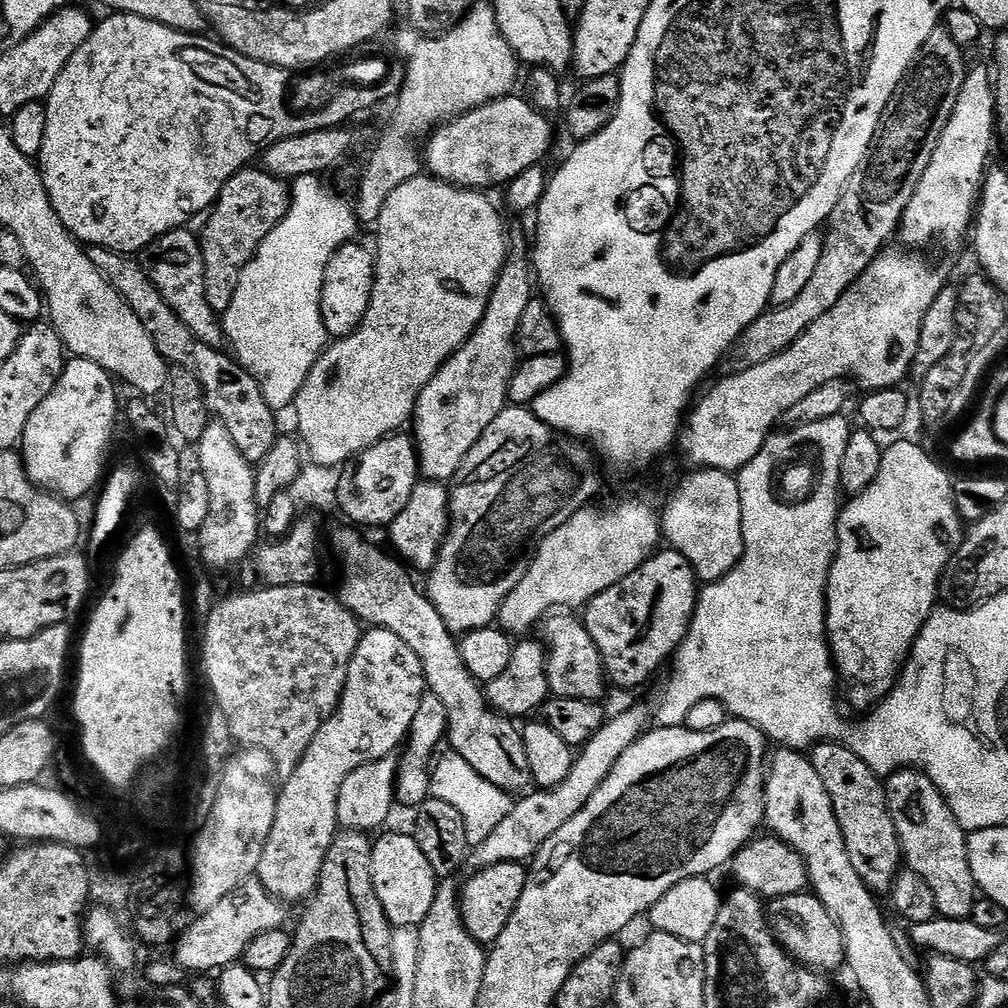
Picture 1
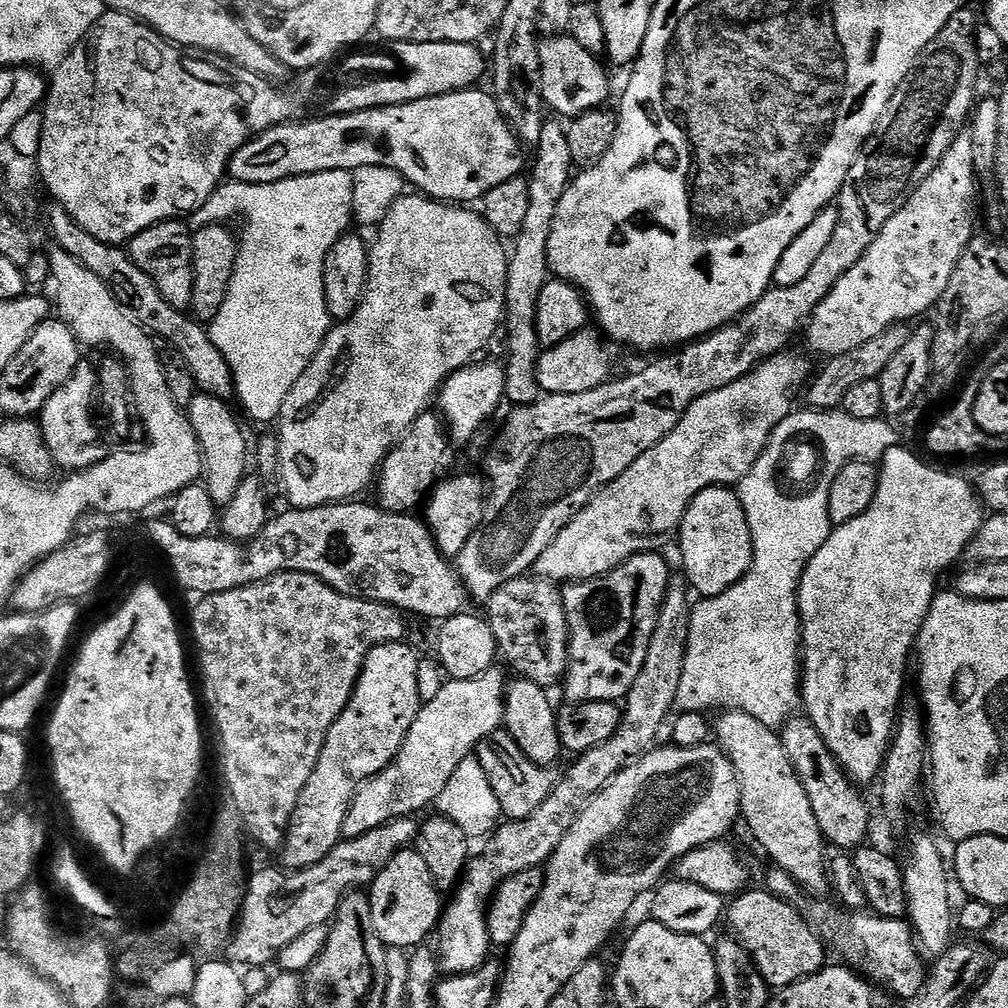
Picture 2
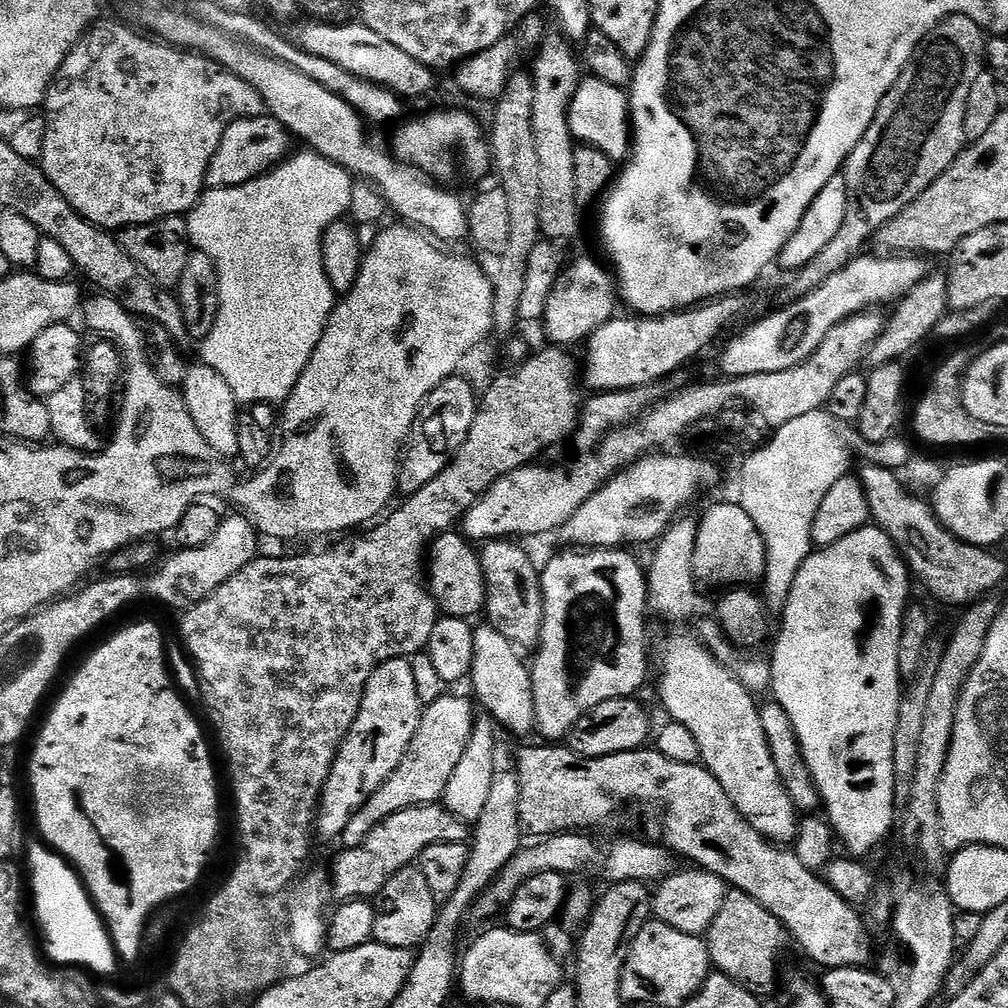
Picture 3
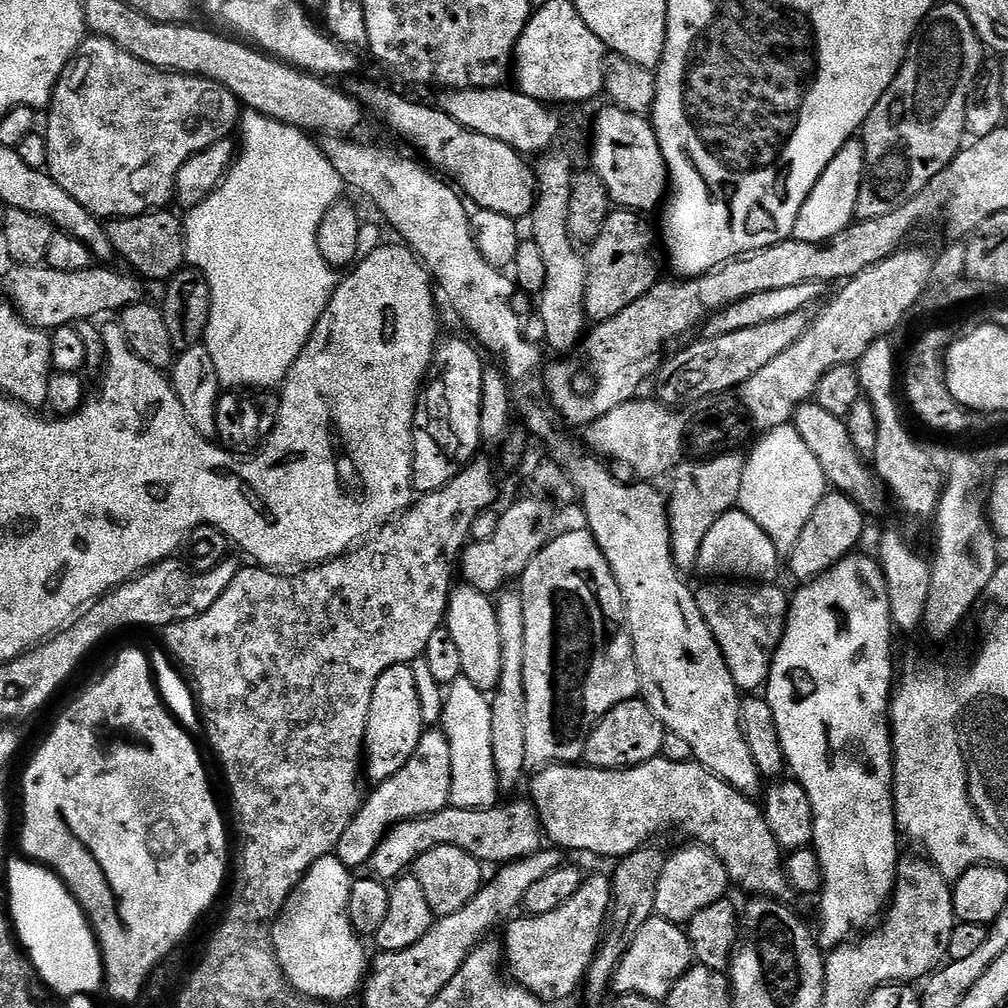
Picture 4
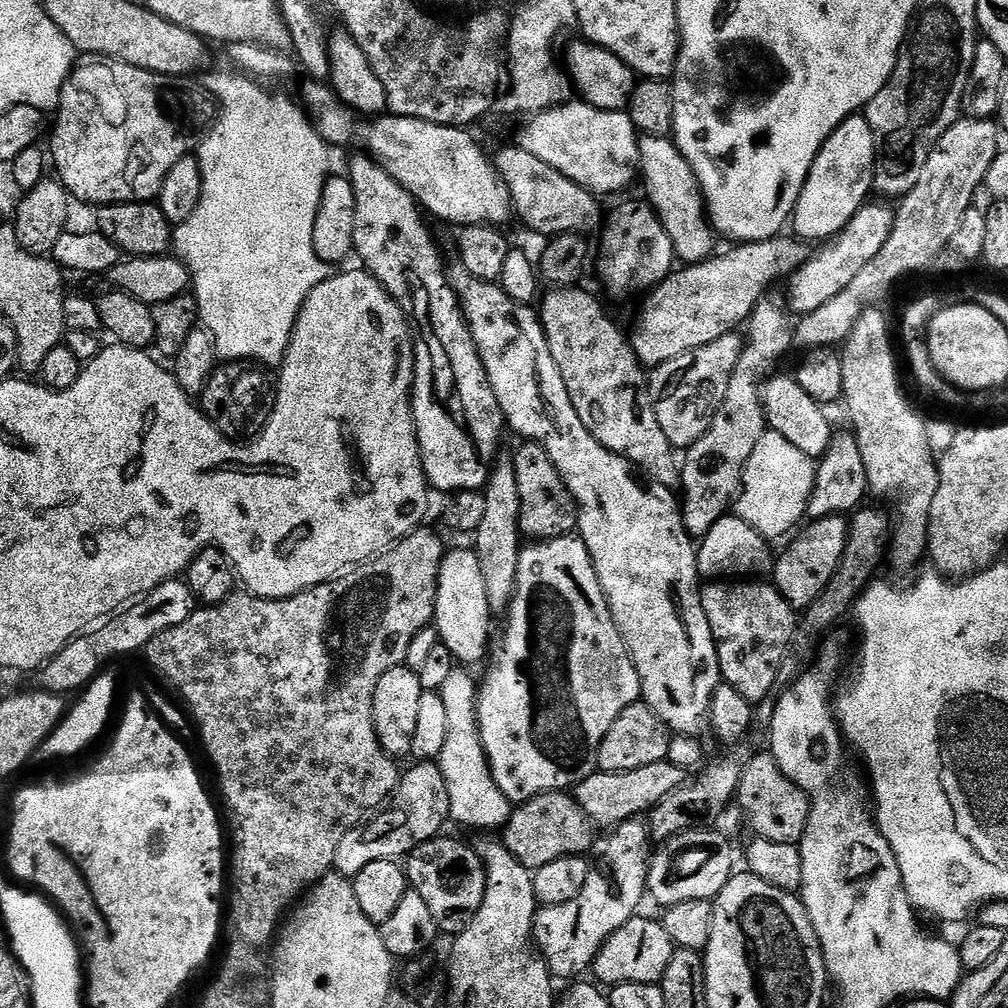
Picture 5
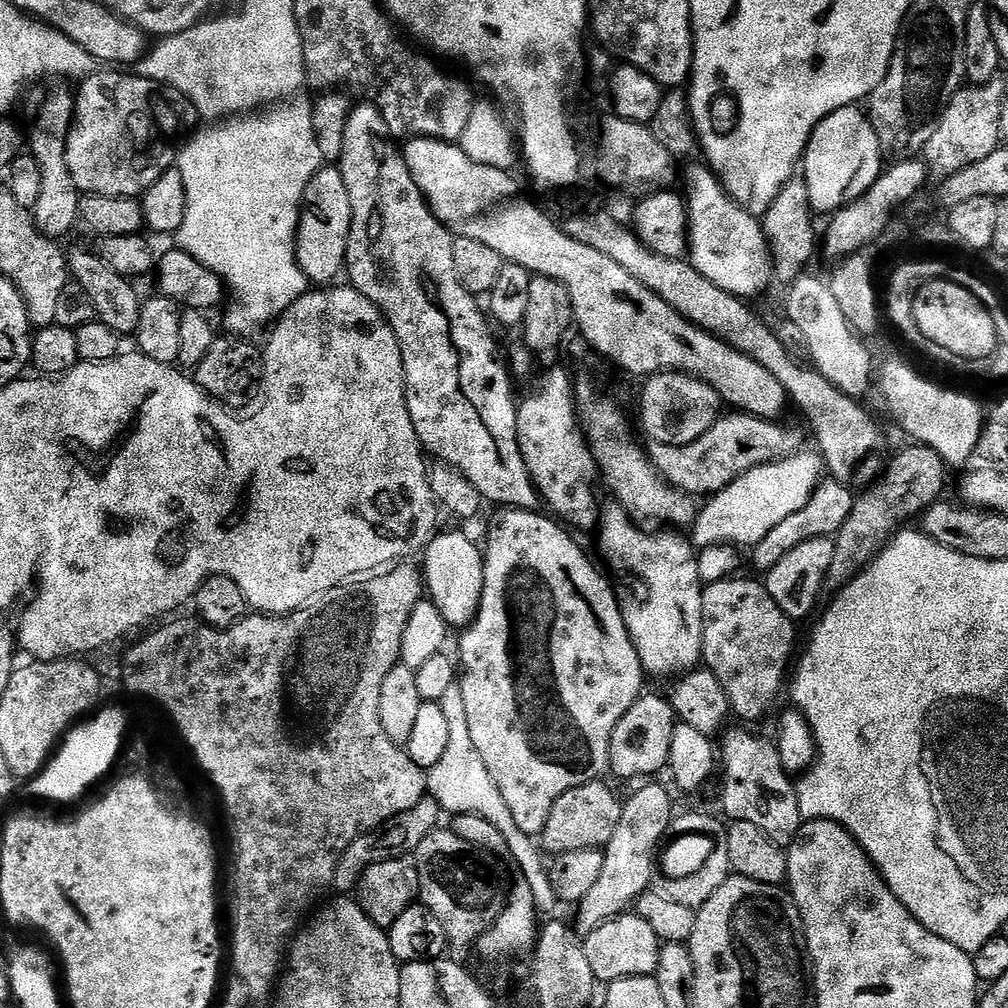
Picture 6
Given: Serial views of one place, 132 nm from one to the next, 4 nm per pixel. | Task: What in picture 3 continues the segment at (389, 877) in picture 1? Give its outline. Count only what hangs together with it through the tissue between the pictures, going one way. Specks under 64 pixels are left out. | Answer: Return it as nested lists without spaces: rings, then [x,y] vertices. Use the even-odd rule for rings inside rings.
[[[418,866],[403,868],[386,886],[382,886],[380,895],[375,901],[376,917],[374,918],[374,934],[372,940],[382,946],[415,949],[427,940],[432,927],[436,925],[438,901],[430,894],[430,886],[426,883],[426,874]]]

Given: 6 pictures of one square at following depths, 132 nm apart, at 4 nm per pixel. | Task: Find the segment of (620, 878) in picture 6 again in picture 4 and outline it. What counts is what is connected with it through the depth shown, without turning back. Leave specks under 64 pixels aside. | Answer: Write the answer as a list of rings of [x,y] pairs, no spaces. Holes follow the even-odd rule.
[[[589,875],[578,894],[574,894],[570,902],[558,906],[558,910],[541,916],[524,914],[521,915],[521,920],[513,919],[507,925],[508,933],[502,936],[506,945],[506,968],[511,979],[545,1002],[564,1000],[576,991],[581,991],[590,962],[600,949],[611,911],[611,879],[607,875]]]

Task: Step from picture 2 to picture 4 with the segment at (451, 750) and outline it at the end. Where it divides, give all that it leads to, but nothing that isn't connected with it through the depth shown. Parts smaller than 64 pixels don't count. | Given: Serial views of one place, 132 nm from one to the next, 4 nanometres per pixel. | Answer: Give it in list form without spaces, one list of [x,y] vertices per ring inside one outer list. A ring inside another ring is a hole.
[[[426,730],[418,742],[418,750],[410,754],[410,762],[406,762],[406,766],[402,766],[394,778],[386,778],[386,782],[375,785],[371,789],[373,792],[363,797],[358,814],[354,814],[350,826],[346,826],[342,838],[338,838],[334,854],[347,868],[353,870],[359,870],[363,864],[371,865],[374,850],[378,850],[382,838],[386,838],[394,826],[449,807],[451,785],[450,742],[443,731]]]

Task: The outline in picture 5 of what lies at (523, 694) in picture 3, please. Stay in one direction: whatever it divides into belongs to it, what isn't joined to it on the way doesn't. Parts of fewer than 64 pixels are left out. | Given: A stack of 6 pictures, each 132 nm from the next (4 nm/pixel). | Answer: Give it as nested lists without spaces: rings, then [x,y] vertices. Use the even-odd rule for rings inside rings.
[[[471,547],[445,551],[438,574],[434,617],[439,643],[444,644],[461,665],[473,666],[488,652],[488,631],[492,623],[494,617],[490,602],[486,602],[486,586],[482,582],[482,569],[478,566],[475,551]]]

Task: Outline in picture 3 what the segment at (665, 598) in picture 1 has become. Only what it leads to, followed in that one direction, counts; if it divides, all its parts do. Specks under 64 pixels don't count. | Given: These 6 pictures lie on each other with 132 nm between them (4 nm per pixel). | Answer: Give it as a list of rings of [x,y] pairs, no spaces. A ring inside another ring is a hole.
[[[589,548],[587,550],[564,550],[560,552],[548,565],[543,565],[540,574],[540,585],[542,586],[542,598],[544,599],[544,617],[540,627],[540,643],[535,649],[536,661],[531,661],[530,671],[532,673],[532,693],[536,706],[536,728],[545,736],[545,741],[560,742],[572,731],[573,726],[582,719],[594,706],[602,702],[610,702],[614,698],[623,696],[635,697],[636,691],[644,684],[648,676],[648,656],[650,660],[650,644],[648,648],[648,577],[645,569],[631,556],[631,551],[624,548]]]

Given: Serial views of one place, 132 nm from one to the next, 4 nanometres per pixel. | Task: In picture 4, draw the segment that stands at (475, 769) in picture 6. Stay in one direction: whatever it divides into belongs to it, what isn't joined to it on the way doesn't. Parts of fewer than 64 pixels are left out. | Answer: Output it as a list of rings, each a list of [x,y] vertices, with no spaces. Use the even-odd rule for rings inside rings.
[[[460,676],[454,683],[447,685],[444,698],[442,731],[450,742],[450,786],[449,805],[462,810],[497,807],[502,793],[494,770],[494,750],[490,746],[492,725],[492,701],[489,693],[478,690],[470,678]]]

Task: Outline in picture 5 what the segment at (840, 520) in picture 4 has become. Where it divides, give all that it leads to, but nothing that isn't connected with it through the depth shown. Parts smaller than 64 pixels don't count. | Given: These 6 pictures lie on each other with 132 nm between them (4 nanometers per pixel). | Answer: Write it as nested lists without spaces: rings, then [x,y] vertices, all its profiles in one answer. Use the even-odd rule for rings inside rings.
[[[827,516],[821,520],[813,520],[807,526],[809,528],[801,527],[787,541],[788,549],[781,556],[779,553],[775,557],[774,567],[770,572],[776,589],[794,610],[808,608],[816,601],[818,594],[826,590],[830,578],[834,576],[834,570],[838,568],[838,562],[842,560],[848,533],[848,520],[844,516]]]

